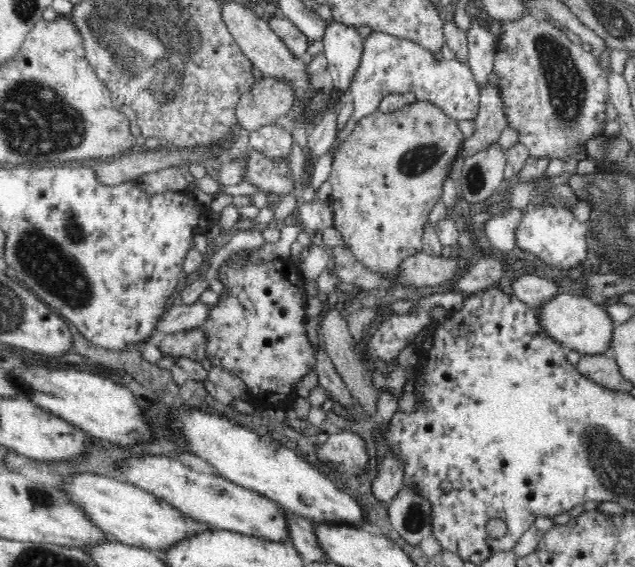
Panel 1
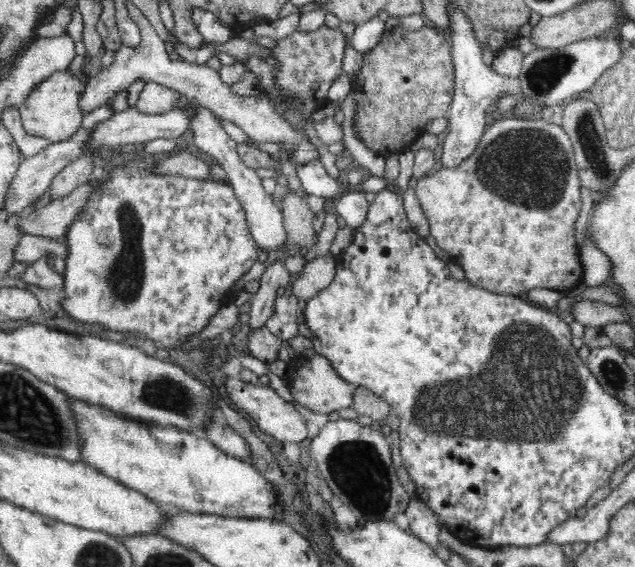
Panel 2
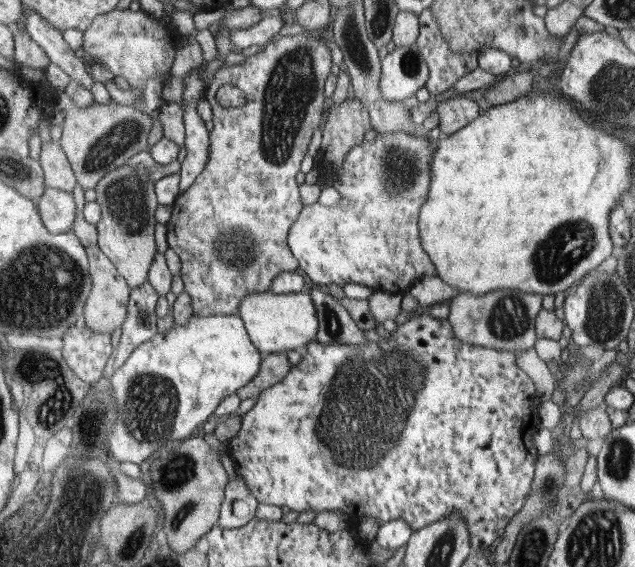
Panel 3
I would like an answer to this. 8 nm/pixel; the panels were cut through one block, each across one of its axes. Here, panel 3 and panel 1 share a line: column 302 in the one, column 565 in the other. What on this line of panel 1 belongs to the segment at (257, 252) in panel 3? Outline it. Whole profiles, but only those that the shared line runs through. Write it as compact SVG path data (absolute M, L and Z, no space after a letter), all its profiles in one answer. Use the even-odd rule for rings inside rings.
M532 13L526 17L518 18L518 20L502 21L497 39L493 72L500 76L500 91L498 92L499 96L502 97L503 118L506 120L507 128L511 128L515 132L515 136L517 136L517 132L520 132L520 142L524 146L528 146L530 156L536 156L536 158L544 158L544 156L568 158L568 156L572 156L572 152L578 150L578 146L582 146L584 142L588 142L590 138L596 138L600 134L600 122L602 122L604 112L606 112L606 100L609 100L609 77L613 74L611 67L609 70L600 67L600 61L596 61L590 52L584 50L579 41L556 26L549 24L540 15Z

